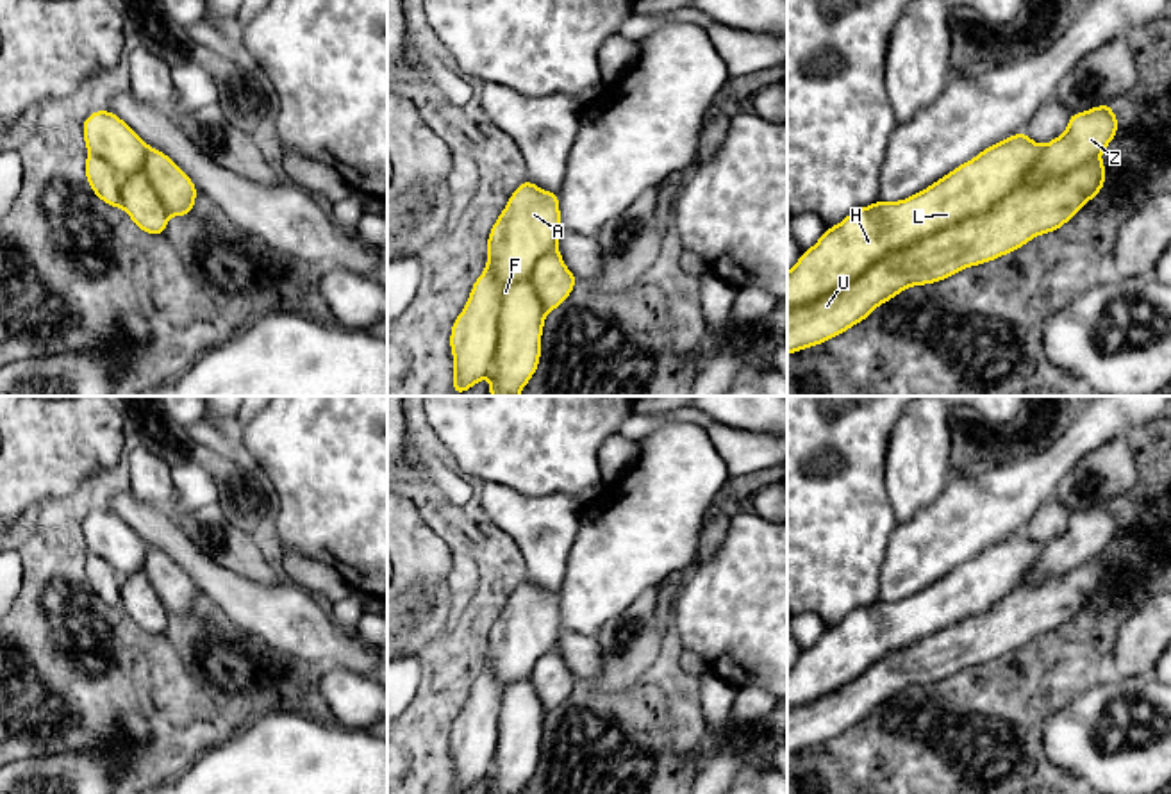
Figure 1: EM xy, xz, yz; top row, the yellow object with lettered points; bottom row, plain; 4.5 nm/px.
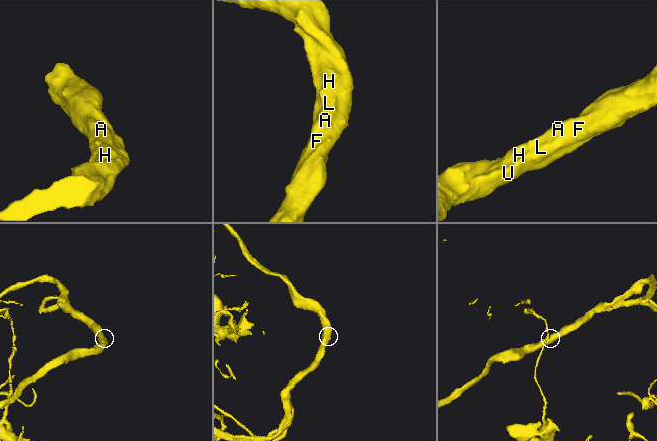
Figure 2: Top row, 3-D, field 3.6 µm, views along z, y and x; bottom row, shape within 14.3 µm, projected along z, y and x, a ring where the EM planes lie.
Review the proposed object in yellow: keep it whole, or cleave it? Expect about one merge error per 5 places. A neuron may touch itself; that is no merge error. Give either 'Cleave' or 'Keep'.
Keep

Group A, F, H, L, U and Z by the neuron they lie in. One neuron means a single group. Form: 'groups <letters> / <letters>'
groups A F H L U Z

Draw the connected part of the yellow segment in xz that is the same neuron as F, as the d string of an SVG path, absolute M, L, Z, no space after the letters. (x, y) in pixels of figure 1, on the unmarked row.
M527 578L511 594L505 608L502 610L496 623L493 624L489 637L487 637L486 669L475 680L466 707L462 708L462 712L457 715L457 719L452 724L450 746L452 746L452 755L453 755L453 792L455 794L461 794L471 789L475 783L478 783L486 776L491 780L489 794L519 794L521 789L528 783L528 780L537 771L537 764L541 758L541 735L543 735L543 726L544 726L544 715L555 710L571 694L577 683L577 676L566 667L561 651L555 648L561 635L562 635L562 628L561 628L559 592L543 591L541 587L537 587Z

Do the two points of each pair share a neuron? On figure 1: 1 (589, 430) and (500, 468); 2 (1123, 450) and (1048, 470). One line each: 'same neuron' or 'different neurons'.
1: same neuron
2: different neurons

